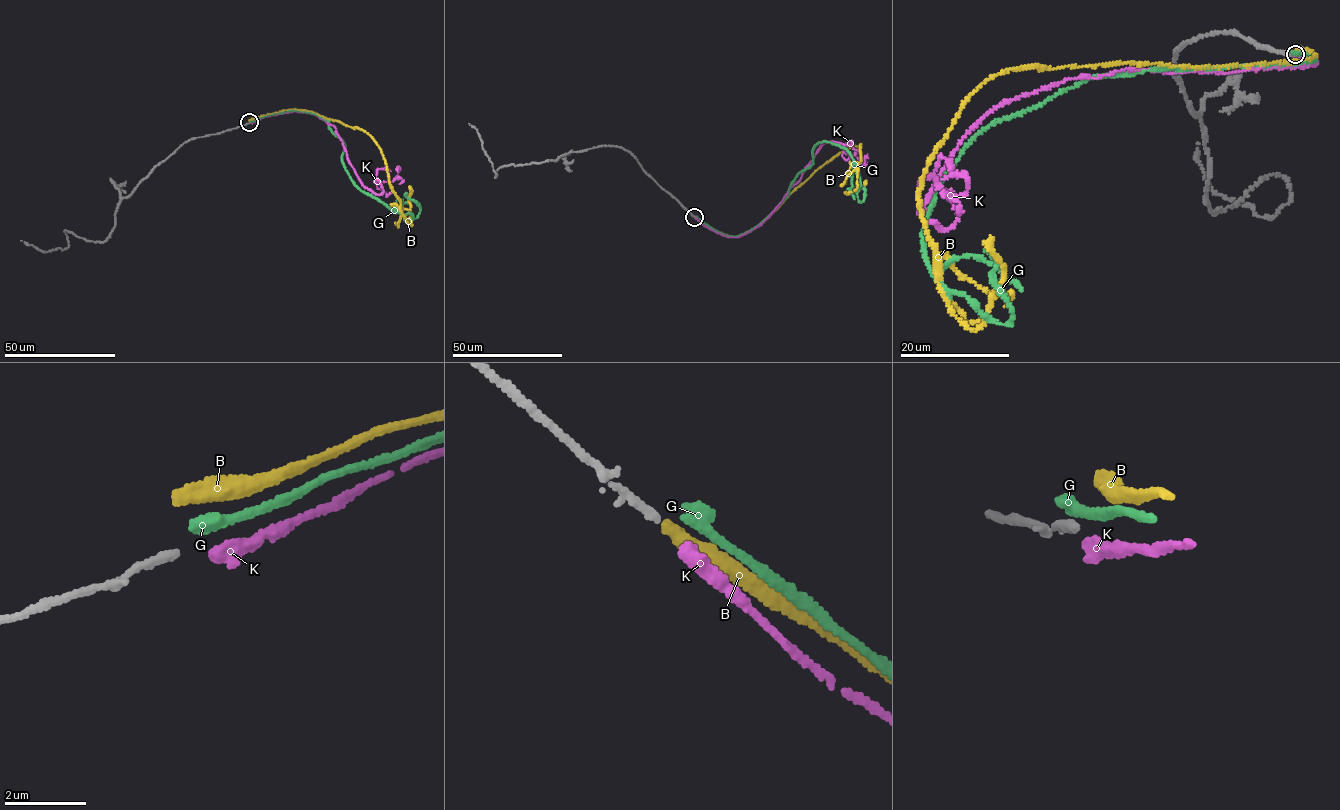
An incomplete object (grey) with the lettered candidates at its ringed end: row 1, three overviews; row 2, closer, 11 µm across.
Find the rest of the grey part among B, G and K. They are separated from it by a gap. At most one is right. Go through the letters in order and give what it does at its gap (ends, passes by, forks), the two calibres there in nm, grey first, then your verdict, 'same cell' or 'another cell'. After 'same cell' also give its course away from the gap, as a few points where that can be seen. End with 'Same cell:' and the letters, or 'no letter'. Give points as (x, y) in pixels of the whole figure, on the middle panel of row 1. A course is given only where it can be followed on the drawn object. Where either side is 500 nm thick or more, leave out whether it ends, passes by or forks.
B: it ends | 150/380 nm | another cell
G: it ends | 150/360 nm | another cell
K: it ends | 150/400 nm | same cell | via (696, 217), (709, 229), (739, 237), (769, 216), (824, 143), (851, 141), (845, 151), (863, 164), (867, 154)
Same cell: K

